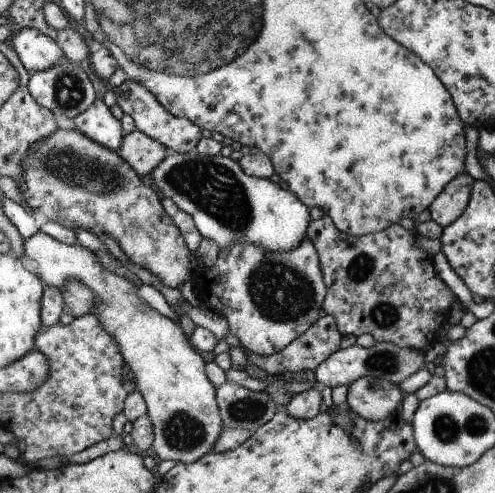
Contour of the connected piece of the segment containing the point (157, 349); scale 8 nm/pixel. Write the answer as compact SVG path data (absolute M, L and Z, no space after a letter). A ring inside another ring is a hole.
M38 229L38 232L23 240L23 248L25 261L28 261L35 273L44 279L45 286L62 291L67 279L75 279L95 294L95 305L88 314L95 315L103 329L122 348L129 374L131 373L130 376L133 375L135 379L135 388L145 398L147 404L147 415L154 429L153 449L156 456L160 460L174 460L174 462L190 464L212 452L224 430L216 398L217 388L207 377L207 372L204 372L204 360L190 346L189 339L184 336L182 325L150 307L140 296L142 285L105 268L94 251L86 249L80 242L62 243Z

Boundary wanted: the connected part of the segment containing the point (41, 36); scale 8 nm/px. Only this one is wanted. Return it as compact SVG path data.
M26 27L10 39L22 64L30 73L38 73L63 61L64 53L56 41L36 27Z

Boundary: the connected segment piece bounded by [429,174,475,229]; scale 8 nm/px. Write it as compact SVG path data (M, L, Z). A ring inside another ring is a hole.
M468 174L452 180L430 205L431 222L437 222L443 229L450 226L466 210L474 181Z

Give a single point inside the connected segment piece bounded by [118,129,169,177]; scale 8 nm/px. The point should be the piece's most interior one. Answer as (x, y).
(145, 154)

